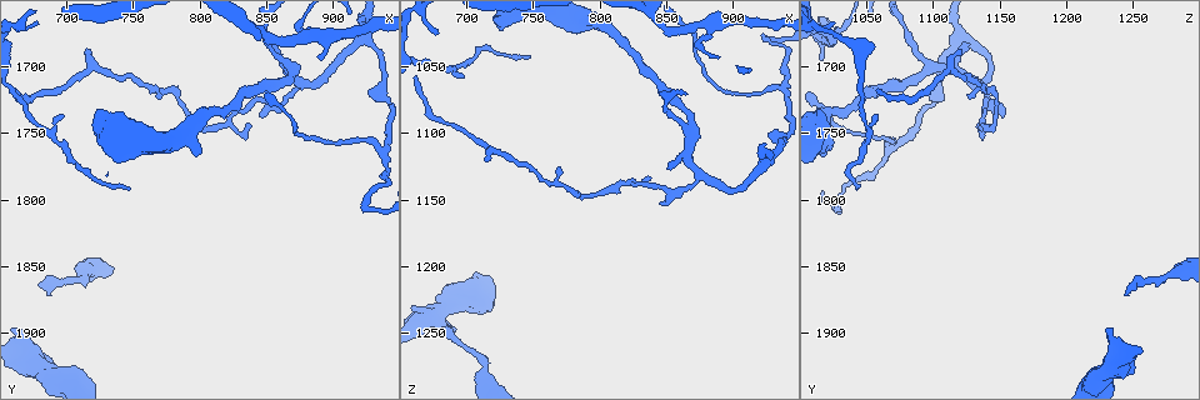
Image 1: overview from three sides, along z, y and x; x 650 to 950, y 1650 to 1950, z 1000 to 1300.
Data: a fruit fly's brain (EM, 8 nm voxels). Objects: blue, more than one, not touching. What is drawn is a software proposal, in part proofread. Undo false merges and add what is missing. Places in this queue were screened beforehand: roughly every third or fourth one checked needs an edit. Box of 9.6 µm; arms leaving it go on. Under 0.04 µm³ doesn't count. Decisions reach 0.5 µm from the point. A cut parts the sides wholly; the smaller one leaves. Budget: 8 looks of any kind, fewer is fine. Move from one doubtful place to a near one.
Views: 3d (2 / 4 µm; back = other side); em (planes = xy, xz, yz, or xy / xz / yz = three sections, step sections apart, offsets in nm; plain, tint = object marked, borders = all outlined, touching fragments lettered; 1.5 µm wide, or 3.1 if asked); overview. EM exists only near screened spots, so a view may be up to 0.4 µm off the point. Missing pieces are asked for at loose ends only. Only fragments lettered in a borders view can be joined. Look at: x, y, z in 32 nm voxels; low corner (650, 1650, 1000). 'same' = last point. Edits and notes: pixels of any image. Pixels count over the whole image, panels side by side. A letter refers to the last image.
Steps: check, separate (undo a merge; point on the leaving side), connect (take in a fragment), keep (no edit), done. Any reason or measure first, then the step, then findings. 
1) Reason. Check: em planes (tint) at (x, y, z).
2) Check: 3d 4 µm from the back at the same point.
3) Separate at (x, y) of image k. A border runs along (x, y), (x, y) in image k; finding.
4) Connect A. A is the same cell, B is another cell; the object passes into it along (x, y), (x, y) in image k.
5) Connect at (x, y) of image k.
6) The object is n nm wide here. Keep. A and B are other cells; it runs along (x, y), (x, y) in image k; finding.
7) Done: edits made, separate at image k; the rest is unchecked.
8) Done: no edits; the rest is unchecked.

Tapers out. Check: em planes (borders) at (716, 1690, 1120).

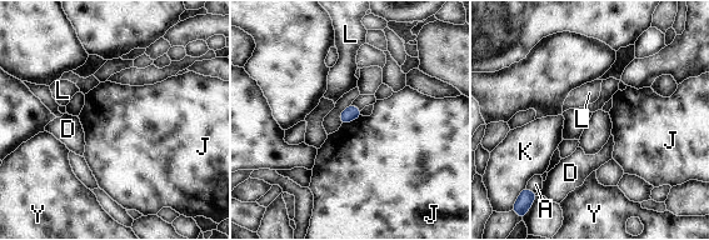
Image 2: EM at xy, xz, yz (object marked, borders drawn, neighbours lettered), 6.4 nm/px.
The object is 90 nm wide here. Keep. A, D, J, K, L and Y are other cells; a border runs along (362, 115), (341, 124) in image 2; none of them fits.

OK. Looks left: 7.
Free end. Check: em planes (borders) at (696, 1738, 1060).

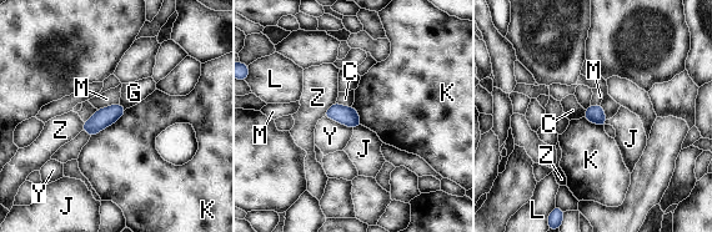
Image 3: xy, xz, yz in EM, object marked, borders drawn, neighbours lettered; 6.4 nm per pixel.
The object is 110 nm wide here. Keep. C, G, J, K, L, M, Y and Z are other cells; a border runs along (361, 125), (354, 129) in image 3; no lettered fragment goes on from it.

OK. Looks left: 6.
Three-way junction. Check: 3d 4 µm at (882, 1676, 1018).

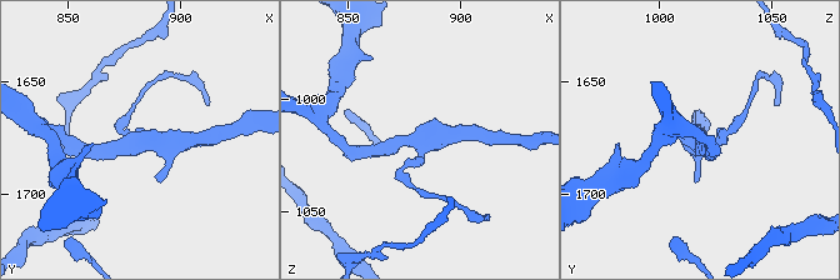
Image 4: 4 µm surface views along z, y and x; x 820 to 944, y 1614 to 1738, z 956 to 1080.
Now the EM. Check: em yz step 4 (borders) at (882, 1677, 1018).

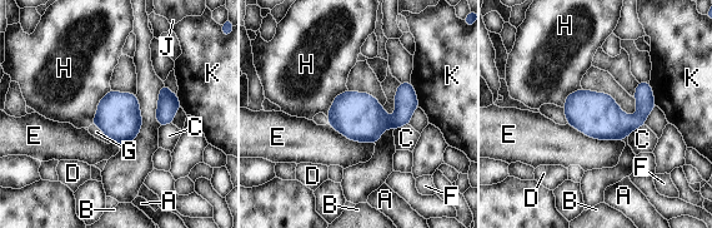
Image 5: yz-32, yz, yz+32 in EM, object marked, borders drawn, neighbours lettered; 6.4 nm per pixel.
Keep. A, B, C, D, E, F, G, H, J and K are other cells; a border runs along (567, 123), (590, 137), (621, 140) in image 5; all the same neuron.

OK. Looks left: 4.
Done: no edits; the rest is unchecked.

